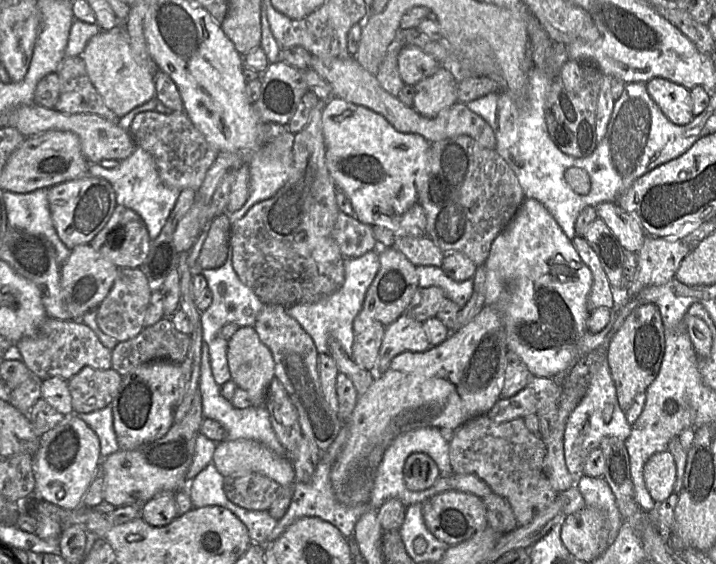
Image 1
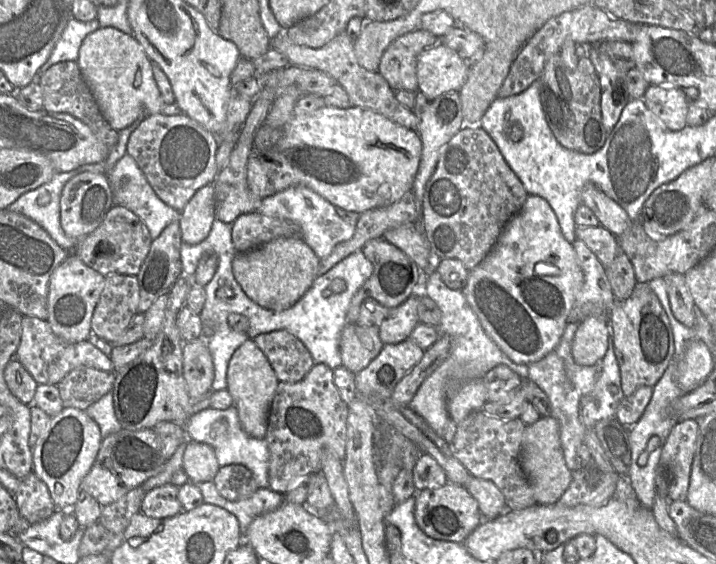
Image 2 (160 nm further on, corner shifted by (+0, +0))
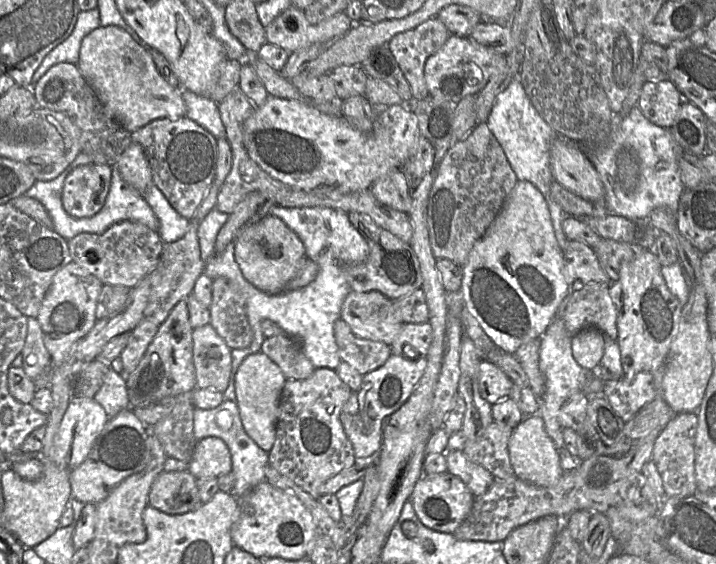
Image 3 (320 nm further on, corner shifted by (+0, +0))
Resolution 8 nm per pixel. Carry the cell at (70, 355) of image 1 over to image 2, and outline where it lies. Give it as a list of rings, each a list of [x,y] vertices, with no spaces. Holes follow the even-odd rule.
[[[34,316],[22,318],[21,339],[16,354],[18,361],[38,384],[57,385],[70,371],[80,367],[93,367],[108,372],[115,371],[110,355],[104,354],[90,341],[69,343],[52,331],[47,320]]]

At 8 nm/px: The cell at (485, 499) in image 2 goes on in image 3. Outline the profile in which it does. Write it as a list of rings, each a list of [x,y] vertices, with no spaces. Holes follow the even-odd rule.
[[[461,449],[445,452],[447,471],[459,477],[474,495],[483,495],[494,483],[495,477],[484,467],[469,460]]]

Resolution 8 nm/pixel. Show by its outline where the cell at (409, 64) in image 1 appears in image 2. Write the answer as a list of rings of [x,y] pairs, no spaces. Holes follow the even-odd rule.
[[[441,41],[417,59],[418,90],[429,99],[459,91],[466,82],[470,62]]]

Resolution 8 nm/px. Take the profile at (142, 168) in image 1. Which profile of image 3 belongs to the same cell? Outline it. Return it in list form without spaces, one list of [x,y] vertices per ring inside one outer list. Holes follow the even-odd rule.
[[[152,184],[143,194],[145,201],[152,208],[158,222],[158,234],[166,243],[181,239],[190,227],[190,220],[180,215],[169,203],[160,189]]]

